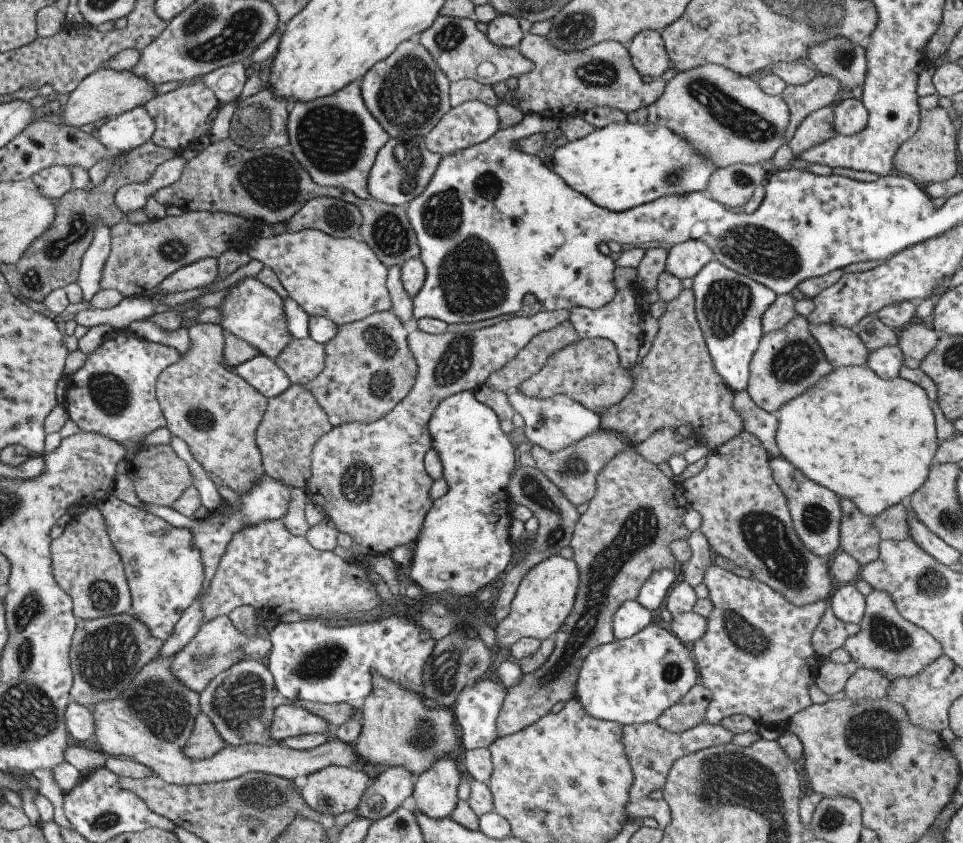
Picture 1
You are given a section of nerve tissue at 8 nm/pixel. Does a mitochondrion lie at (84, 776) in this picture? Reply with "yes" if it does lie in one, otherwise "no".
no

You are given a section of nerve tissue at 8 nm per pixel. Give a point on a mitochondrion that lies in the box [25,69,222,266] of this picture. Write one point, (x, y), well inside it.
(78, 230)

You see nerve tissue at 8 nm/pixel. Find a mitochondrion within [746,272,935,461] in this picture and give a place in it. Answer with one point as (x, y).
(795, 361)

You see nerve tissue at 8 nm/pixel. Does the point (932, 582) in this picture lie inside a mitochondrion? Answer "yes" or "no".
yes

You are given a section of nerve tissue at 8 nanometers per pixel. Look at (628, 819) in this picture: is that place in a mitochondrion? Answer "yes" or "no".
no

